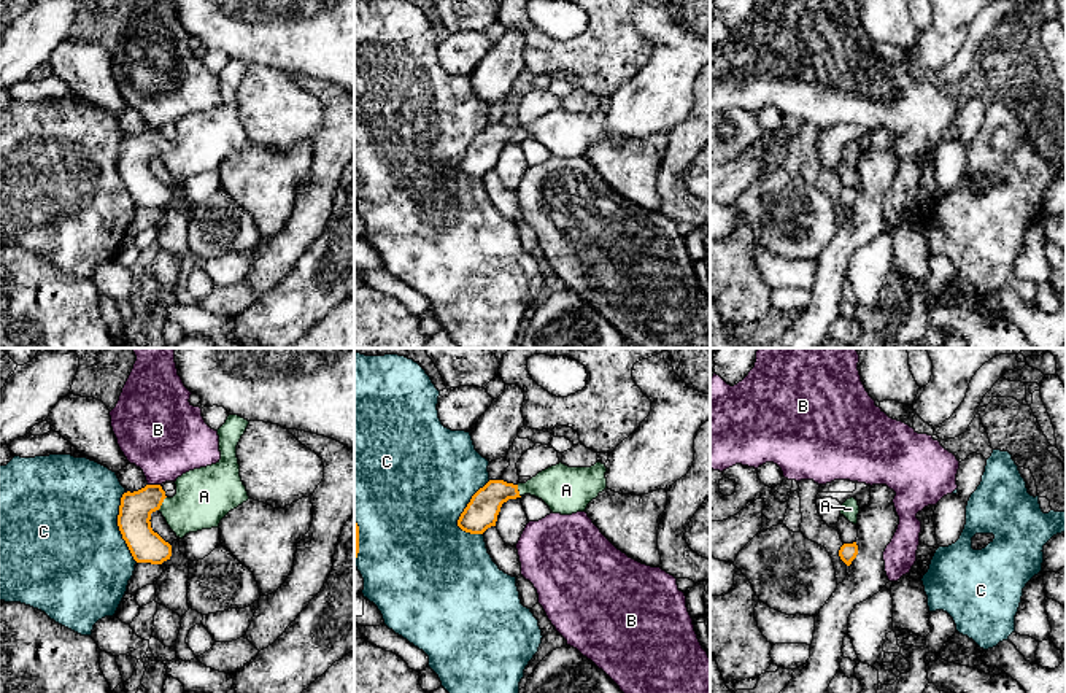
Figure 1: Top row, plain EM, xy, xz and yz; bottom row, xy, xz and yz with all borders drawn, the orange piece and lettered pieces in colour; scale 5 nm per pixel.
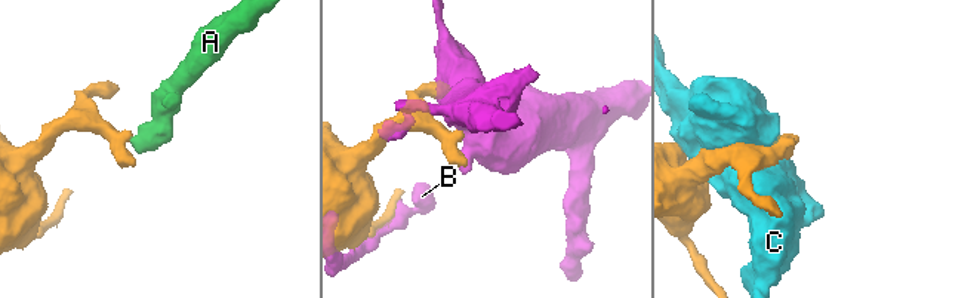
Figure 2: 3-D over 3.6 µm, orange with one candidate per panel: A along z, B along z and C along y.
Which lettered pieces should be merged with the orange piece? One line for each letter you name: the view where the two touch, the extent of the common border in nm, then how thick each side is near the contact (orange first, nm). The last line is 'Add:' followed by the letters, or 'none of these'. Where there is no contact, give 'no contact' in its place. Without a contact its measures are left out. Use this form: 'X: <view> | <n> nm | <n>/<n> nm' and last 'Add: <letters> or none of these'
A: xy | 80 nm | 170/280 nm
Add: A

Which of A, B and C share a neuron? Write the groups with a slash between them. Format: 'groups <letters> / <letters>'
groups A / B / C

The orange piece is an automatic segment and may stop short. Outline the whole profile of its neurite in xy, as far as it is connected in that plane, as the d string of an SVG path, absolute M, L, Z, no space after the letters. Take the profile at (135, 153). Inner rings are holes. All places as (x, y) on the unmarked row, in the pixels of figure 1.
M229 59L218 73L221 103L176 122L176 138L167 141L160 129L146 129L121 141L118 170L137 207L162 208L172 189L151 172L151 157L159 154L176 181L219 172L221 164L249 143L240 121L237 89L249 65Z

